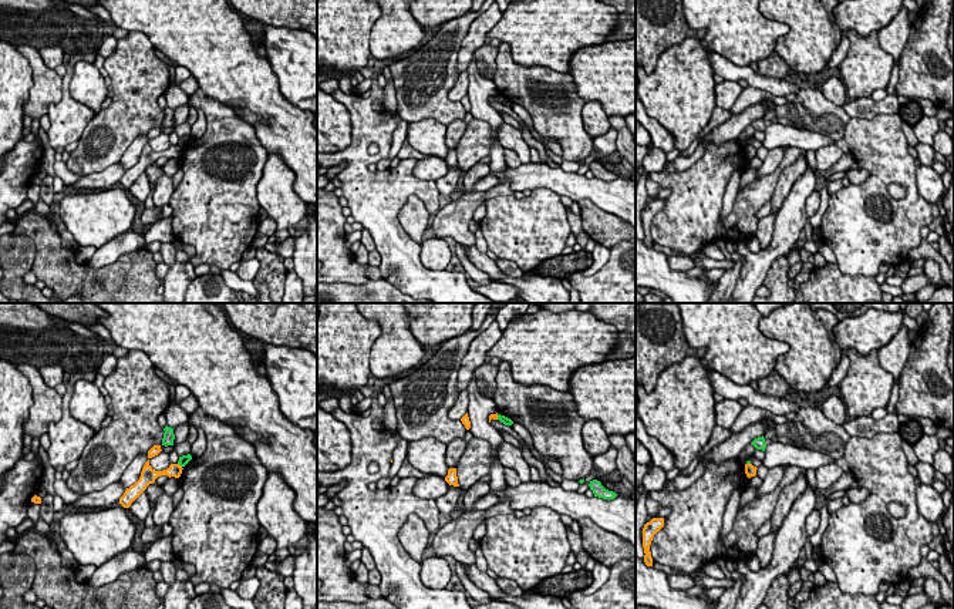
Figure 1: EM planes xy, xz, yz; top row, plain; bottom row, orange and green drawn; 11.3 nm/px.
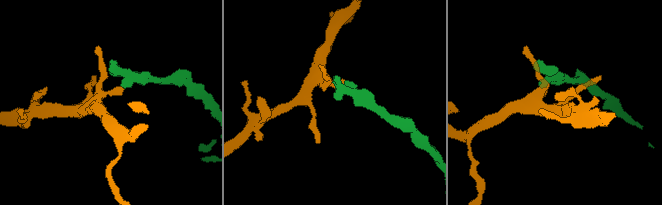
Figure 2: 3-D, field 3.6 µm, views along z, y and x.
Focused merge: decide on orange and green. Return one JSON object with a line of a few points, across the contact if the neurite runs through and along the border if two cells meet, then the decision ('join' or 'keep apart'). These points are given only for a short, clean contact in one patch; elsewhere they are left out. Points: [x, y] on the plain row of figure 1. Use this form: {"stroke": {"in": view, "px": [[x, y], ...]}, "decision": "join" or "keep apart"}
{"stroke": {"in": "xz", "px": [[496, 96], [498, 100]]}, "decision": "keep apart"}

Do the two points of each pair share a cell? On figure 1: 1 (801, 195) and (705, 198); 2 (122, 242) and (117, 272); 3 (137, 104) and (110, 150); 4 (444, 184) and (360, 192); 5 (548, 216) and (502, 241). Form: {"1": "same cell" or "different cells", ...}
{"1": "different cells", "2": "different cells", "3": "same cell", "4": "different cells", "5": "same cell"}

